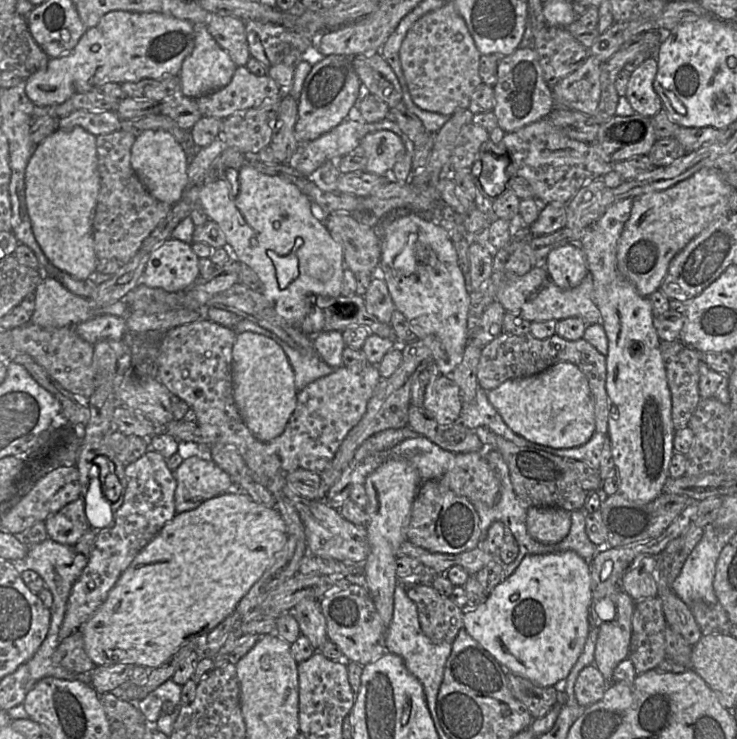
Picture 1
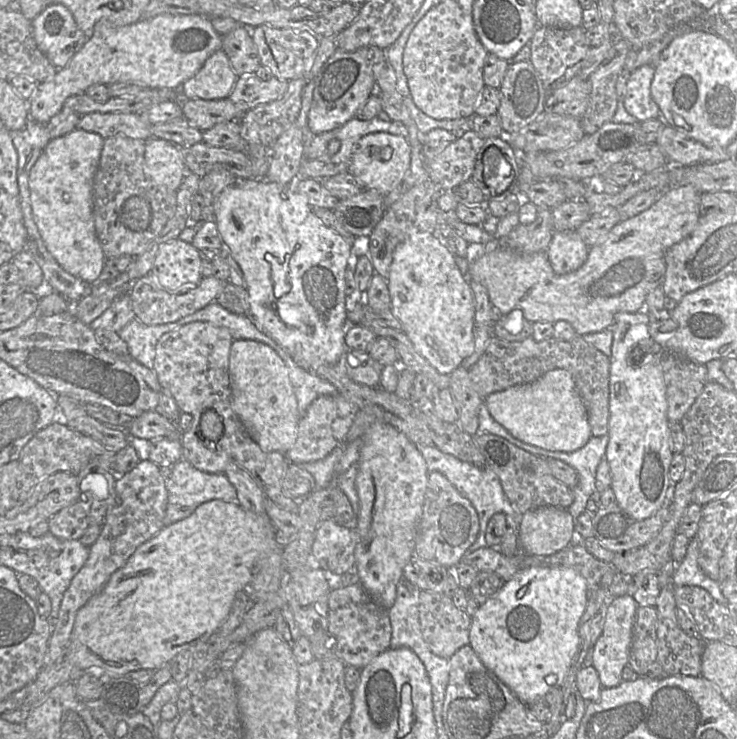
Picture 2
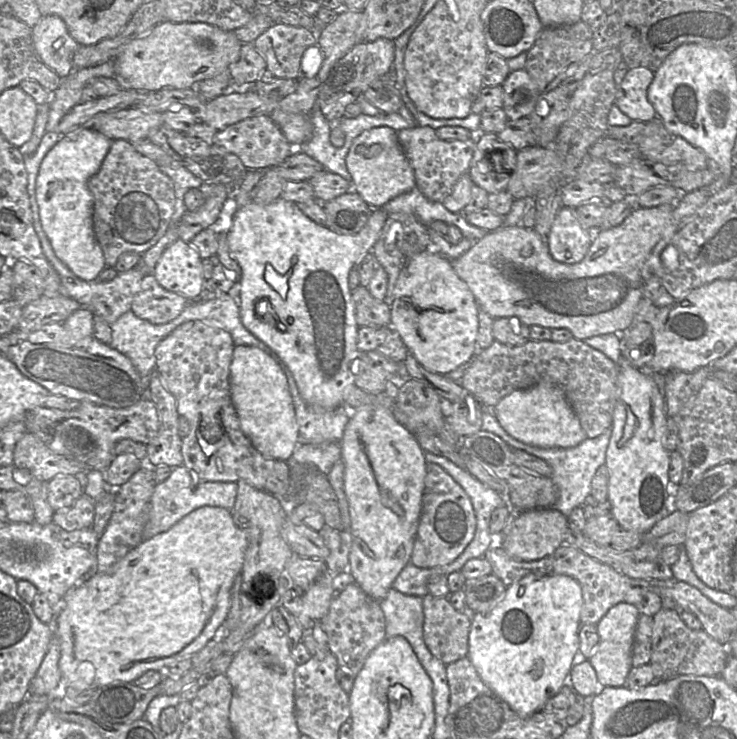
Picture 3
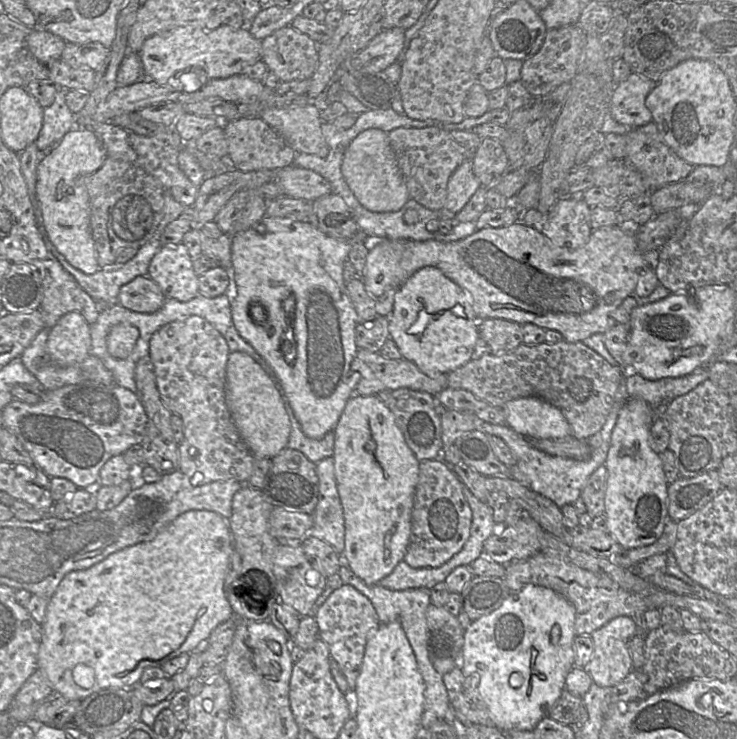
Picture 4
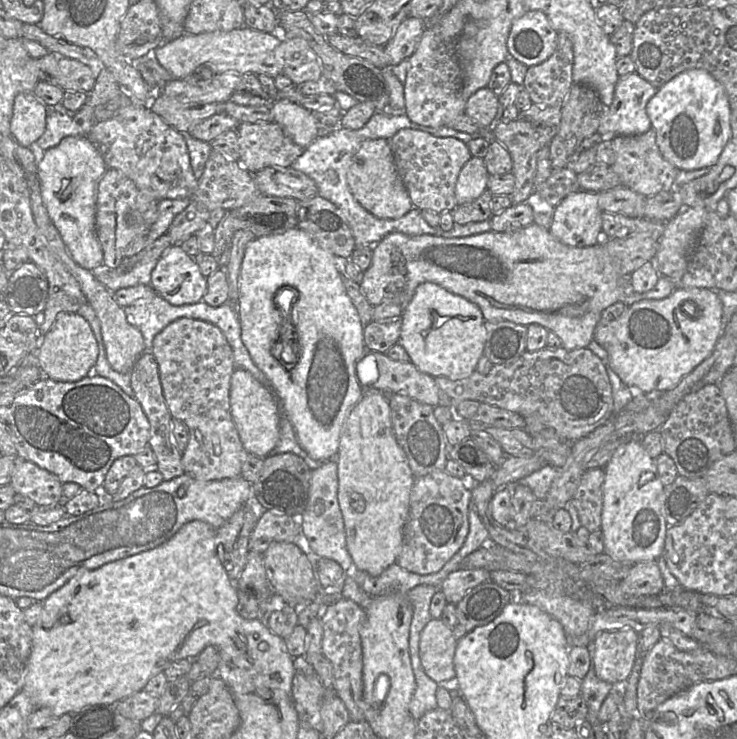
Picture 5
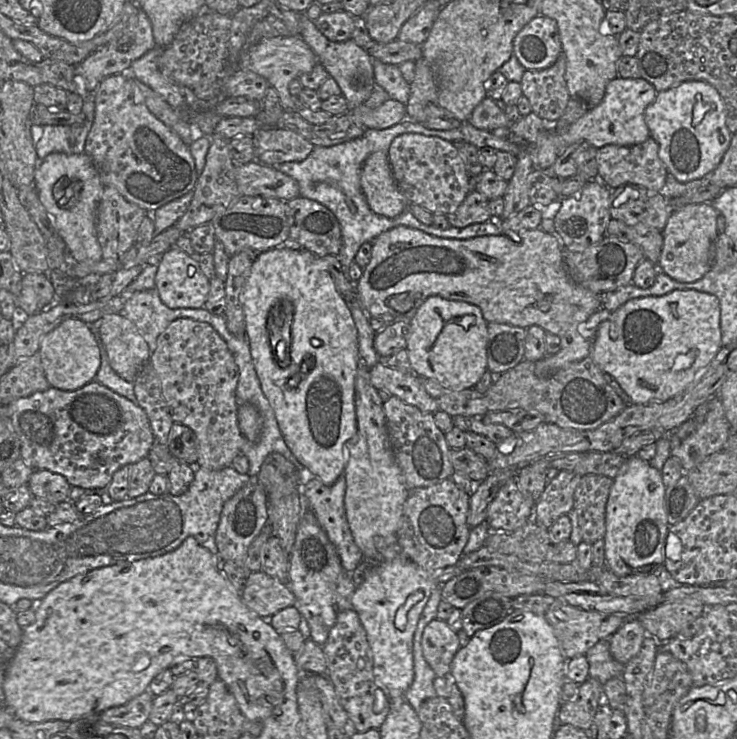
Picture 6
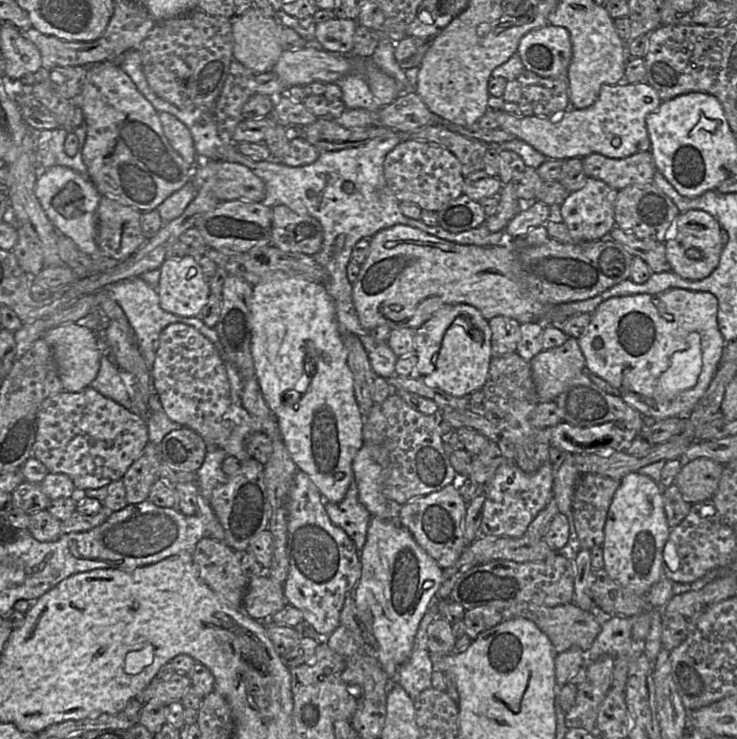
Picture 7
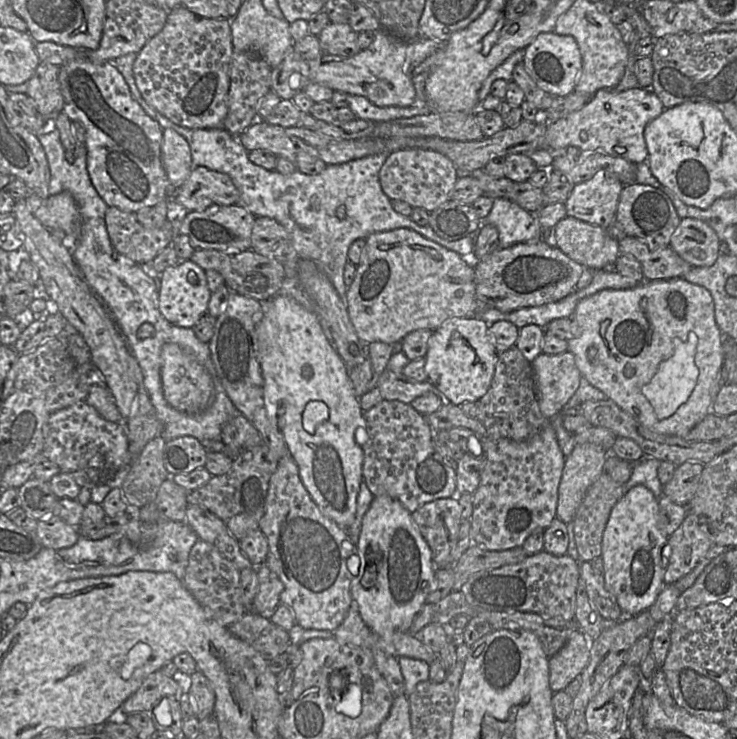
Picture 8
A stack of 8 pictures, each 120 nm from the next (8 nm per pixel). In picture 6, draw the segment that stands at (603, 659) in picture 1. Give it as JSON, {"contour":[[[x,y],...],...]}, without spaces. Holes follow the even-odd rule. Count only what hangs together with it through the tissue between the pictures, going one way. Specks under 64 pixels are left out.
{"contour":[[[637,617],[627,619],[609,638],[610,653],[626,665],[640,651],[647,632]]]}

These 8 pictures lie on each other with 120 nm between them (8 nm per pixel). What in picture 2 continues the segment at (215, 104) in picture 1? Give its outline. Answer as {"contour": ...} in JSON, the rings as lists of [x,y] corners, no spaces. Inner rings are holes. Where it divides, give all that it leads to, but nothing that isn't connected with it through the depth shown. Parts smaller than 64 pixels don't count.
{"contour":[[[255,73],[238,76],[228,98],[243,111],[279,99],[288,88],[288,81],[273,76],[265,81]]]}

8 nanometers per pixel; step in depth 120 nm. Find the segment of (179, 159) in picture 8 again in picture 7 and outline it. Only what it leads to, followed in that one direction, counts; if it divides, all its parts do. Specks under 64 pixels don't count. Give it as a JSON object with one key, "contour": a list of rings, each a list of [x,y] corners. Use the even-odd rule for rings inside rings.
{"contour":[[[167,112],[158,113],[165,137],[171,147],[194,168],[196,151],[189,129],[175,116]]]}

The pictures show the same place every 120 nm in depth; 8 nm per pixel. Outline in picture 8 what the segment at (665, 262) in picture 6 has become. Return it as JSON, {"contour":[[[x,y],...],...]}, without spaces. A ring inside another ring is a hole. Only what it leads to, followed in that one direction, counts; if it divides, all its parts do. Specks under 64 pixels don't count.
{"contour":[[[683,218],[673,233],[669,247],[672,248],[684,261],[689,263],[692,267],[710,267],[718,258],[719,255],[720,240],[716,232],[704,221],[695,218]],[[693,249],[700,249],[704,254],[704,258],[694,257],[691,253]]]}

